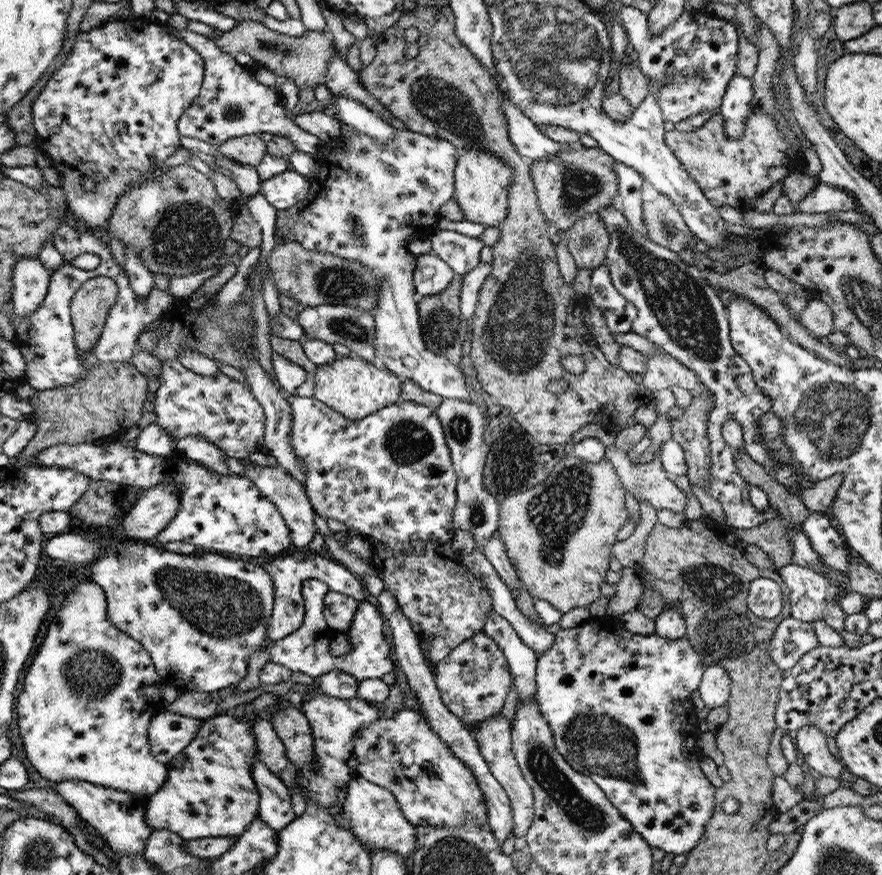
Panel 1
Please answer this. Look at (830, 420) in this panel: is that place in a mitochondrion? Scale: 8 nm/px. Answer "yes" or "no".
yes

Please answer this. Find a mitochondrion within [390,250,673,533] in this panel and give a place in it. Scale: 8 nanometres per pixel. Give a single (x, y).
(442, 328)

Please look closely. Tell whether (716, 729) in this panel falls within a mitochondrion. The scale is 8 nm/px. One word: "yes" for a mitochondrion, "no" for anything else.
no

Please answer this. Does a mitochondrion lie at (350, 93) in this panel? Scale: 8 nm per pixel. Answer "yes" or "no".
no

